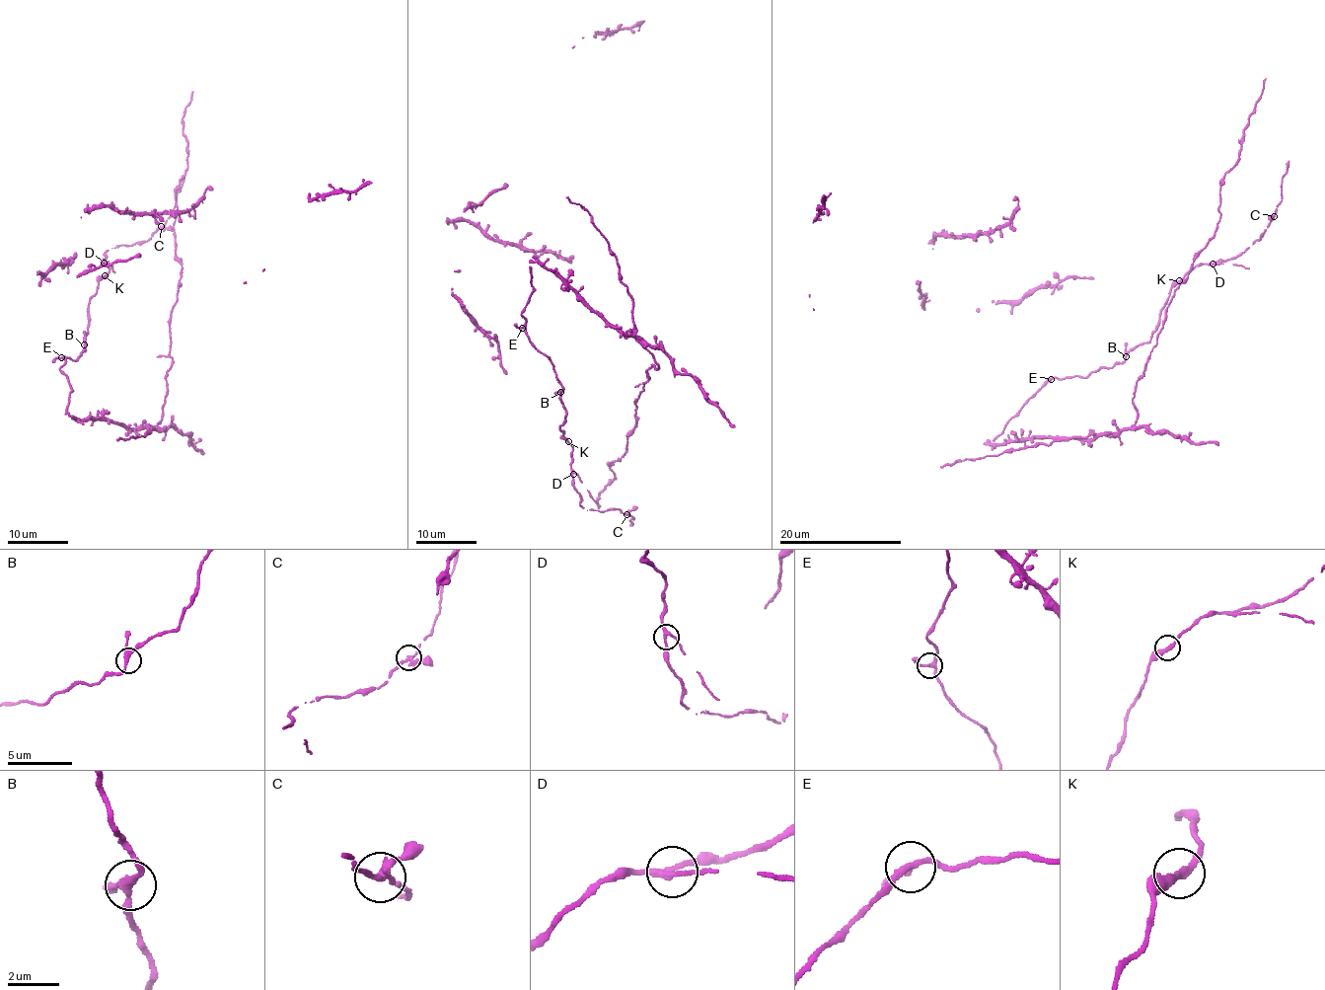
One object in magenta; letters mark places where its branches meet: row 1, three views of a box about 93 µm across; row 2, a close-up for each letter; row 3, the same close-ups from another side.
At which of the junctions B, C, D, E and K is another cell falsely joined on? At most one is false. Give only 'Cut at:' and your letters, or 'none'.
Cut at: none

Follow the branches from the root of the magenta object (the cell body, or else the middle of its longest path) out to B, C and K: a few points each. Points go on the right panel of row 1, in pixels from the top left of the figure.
B: (989, 440), (1002, 432), (1007, 420), (1052, 378), (1086, 377), (1102, 367), (1122, 362), (1126, 356)
C: (989, 440), (1052, 378), (1122, 362), (1151, 338), (1180, 278), (1241, 255), (1273, 215)
K: (989, 440), (1052, 378), (1086, 377), (1122, 362), (1128, 352), (1145, 342), (1170, 288), (1179, 280)

